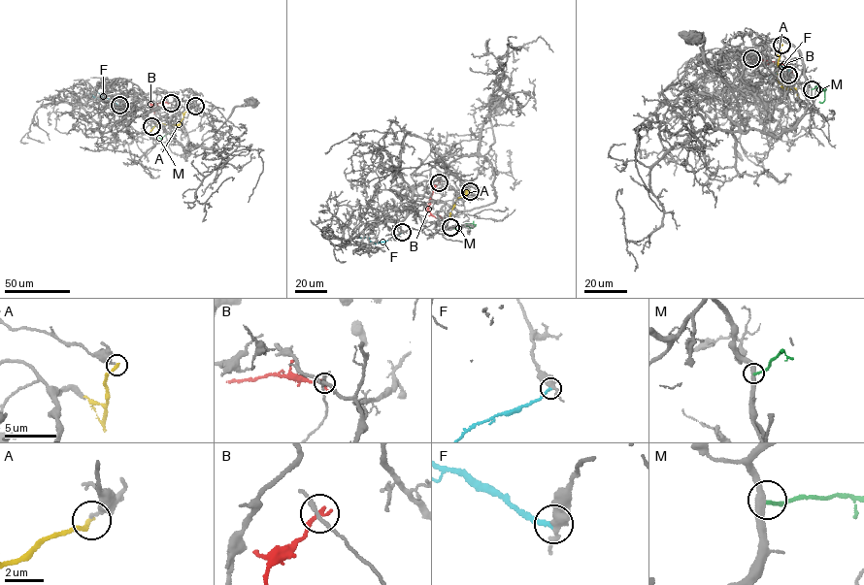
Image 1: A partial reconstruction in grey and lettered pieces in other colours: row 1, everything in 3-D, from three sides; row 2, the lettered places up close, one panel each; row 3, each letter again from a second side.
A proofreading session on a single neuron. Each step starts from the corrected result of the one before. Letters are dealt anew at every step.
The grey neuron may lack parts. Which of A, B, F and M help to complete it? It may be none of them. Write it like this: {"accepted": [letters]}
{"accepted": []}

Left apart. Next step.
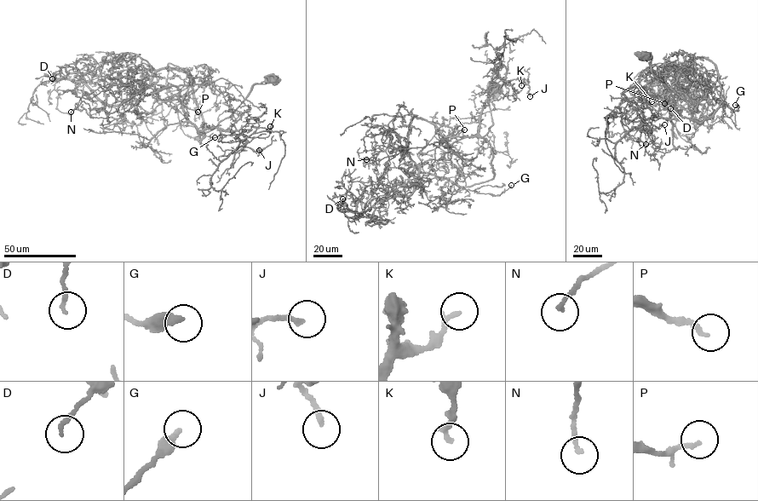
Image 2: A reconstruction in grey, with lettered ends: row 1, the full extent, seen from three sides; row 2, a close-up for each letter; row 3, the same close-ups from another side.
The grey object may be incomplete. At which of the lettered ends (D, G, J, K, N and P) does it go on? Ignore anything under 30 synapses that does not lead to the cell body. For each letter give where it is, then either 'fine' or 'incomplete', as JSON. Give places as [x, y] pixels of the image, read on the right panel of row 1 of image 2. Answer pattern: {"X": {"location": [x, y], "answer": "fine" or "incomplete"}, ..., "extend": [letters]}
{"D": {"location": [670, 108], "answer": "fine"}, "G": {"location": [735, 105], "answer": "fine"}, "J": {"location": [664, 124], "answer": "fine"}, "K": {"location": [651, 101], "answer": "fine"}, "N": {"location": [646, 144], "answer": "fine"}, "P": {"location": [664, 103], "answer": "fine"}, "extend": []}

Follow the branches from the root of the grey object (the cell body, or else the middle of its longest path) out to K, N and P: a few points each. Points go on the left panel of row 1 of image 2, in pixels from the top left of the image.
K: (275, 80), (255, 83), (232, 114), (199, 132), (215, 127), (222, 135), (262, 138), (270, 126)
N: (275, 80), (255, 83), (206, 132), (192, 123), (170, 85), (118, 118), (71, 112)
P: (275, 80), (255, 83), (232, 114), (209, 131), (198, 132), (186, 116), (184, 107), (198, 112)

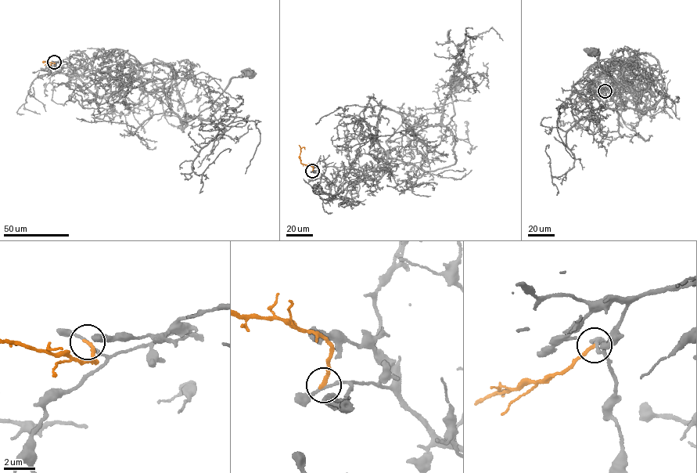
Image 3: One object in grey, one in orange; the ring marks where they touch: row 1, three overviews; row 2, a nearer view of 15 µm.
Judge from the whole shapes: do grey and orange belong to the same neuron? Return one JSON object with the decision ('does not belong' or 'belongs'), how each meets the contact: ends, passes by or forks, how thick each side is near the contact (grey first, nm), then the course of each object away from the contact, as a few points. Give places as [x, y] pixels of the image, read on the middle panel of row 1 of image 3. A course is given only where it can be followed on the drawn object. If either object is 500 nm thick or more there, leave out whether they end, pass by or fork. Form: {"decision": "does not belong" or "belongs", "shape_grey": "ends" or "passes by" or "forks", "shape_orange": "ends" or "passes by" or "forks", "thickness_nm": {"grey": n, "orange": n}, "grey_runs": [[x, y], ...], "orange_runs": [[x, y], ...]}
{"decision": "does not belong", "shape_grey": "passes by", "shape_orange": "ends", "thickness_nm": {"grey": 170, "orange": 240}, "grey_runs": [[312, 171], [335, 196], [377, 180], [384, 152], [427, 171], [455, 163], [446, 126], [459, 81]], "orange_runs": [[312, 171], [312, 166], [301, 163], [299, 145]]}

